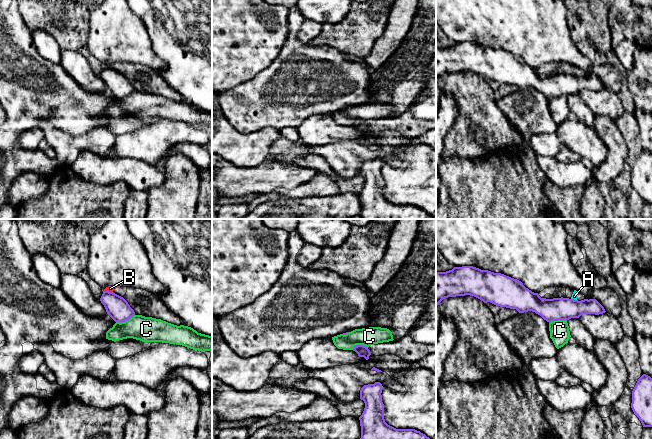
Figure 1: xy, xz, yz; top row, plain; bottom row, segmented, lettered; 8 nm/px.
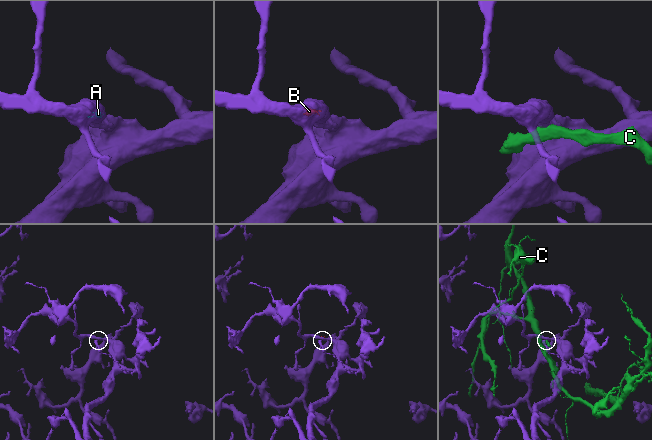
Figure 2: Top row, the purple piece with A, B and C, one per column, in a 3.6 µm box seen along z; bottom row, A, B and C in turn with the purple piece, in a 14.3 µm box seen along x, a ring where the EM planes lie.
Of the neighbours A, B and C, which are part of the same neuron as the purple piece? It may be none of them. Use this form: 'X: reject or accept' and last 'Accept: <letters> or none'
A: reject
B: reject
C: reject
Accept: none

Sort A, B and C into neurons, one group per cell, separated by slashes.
A B / C

